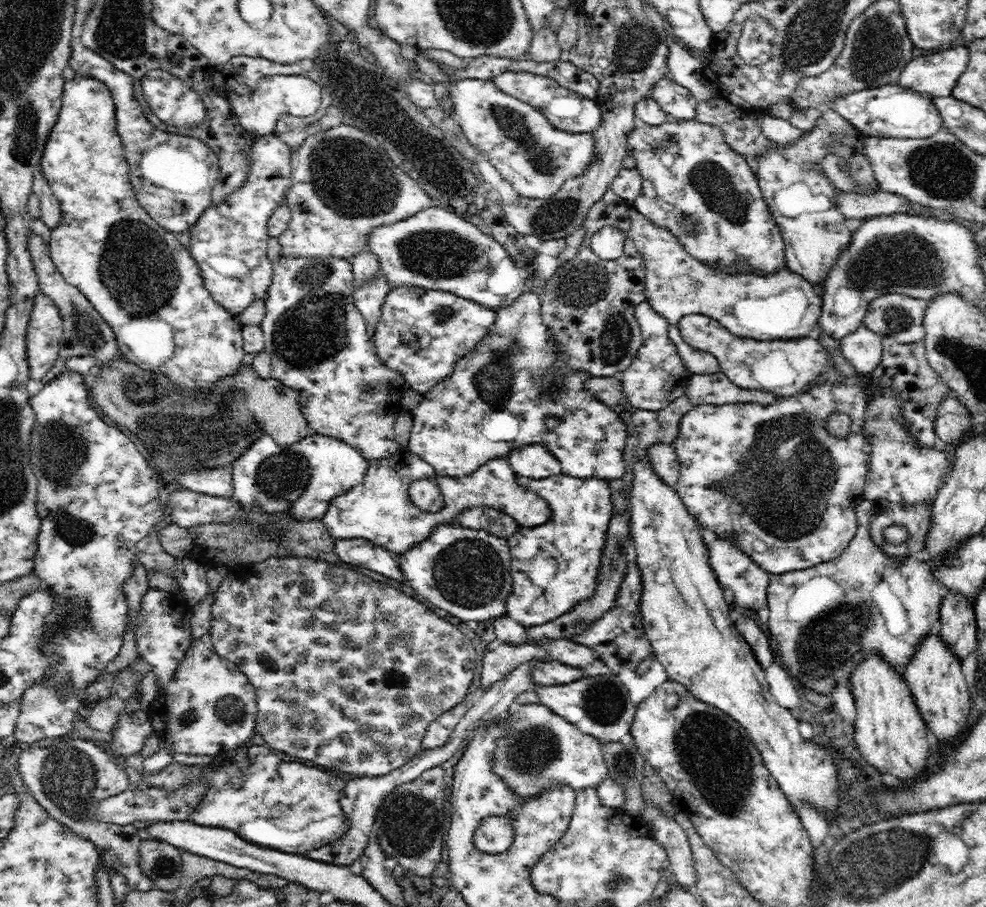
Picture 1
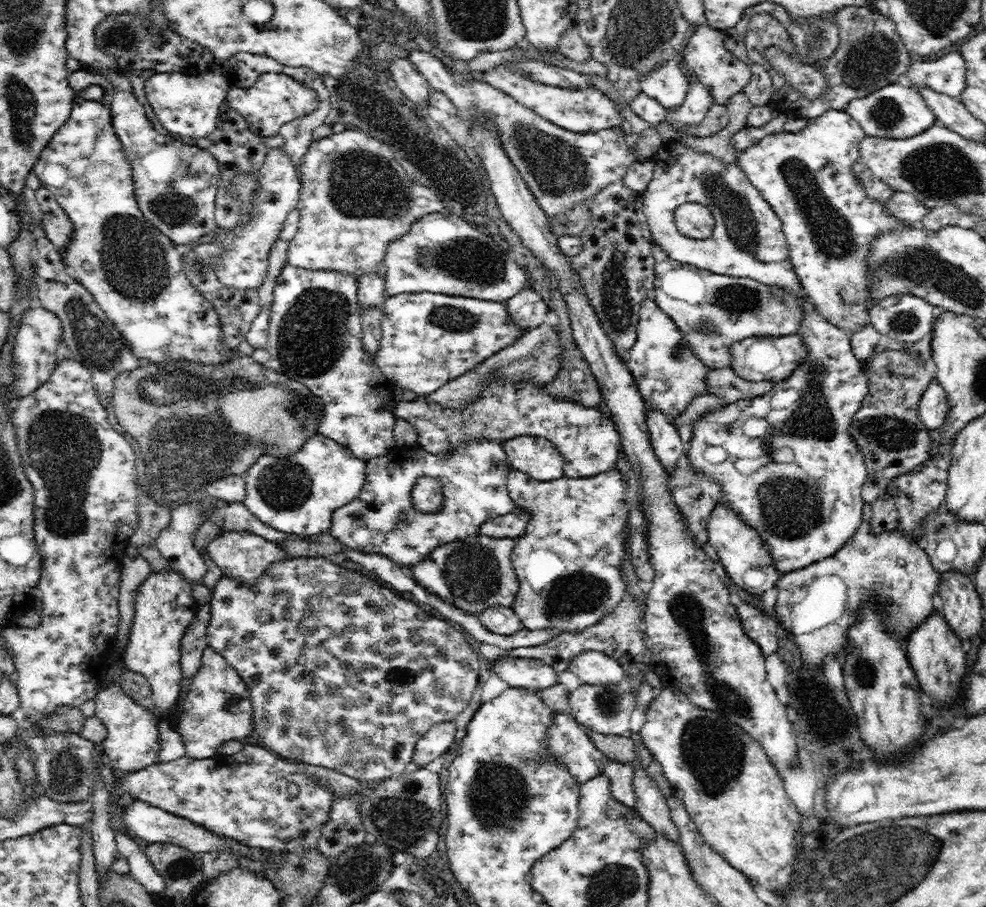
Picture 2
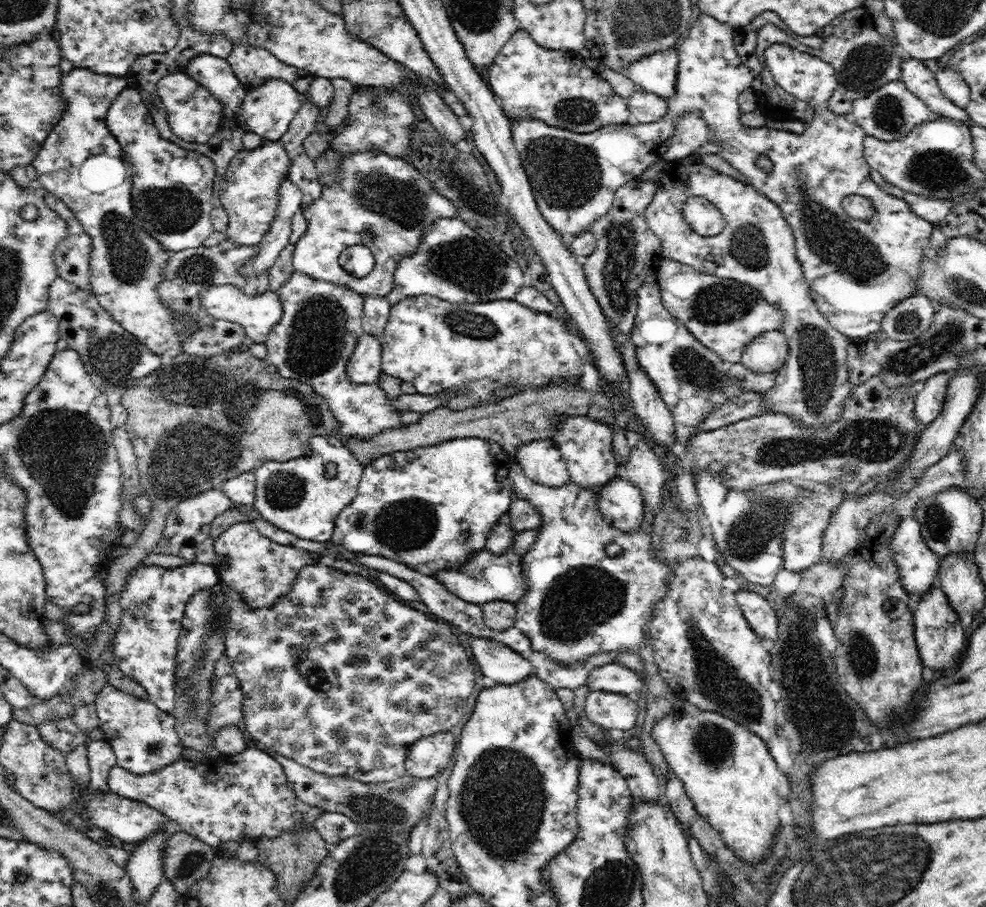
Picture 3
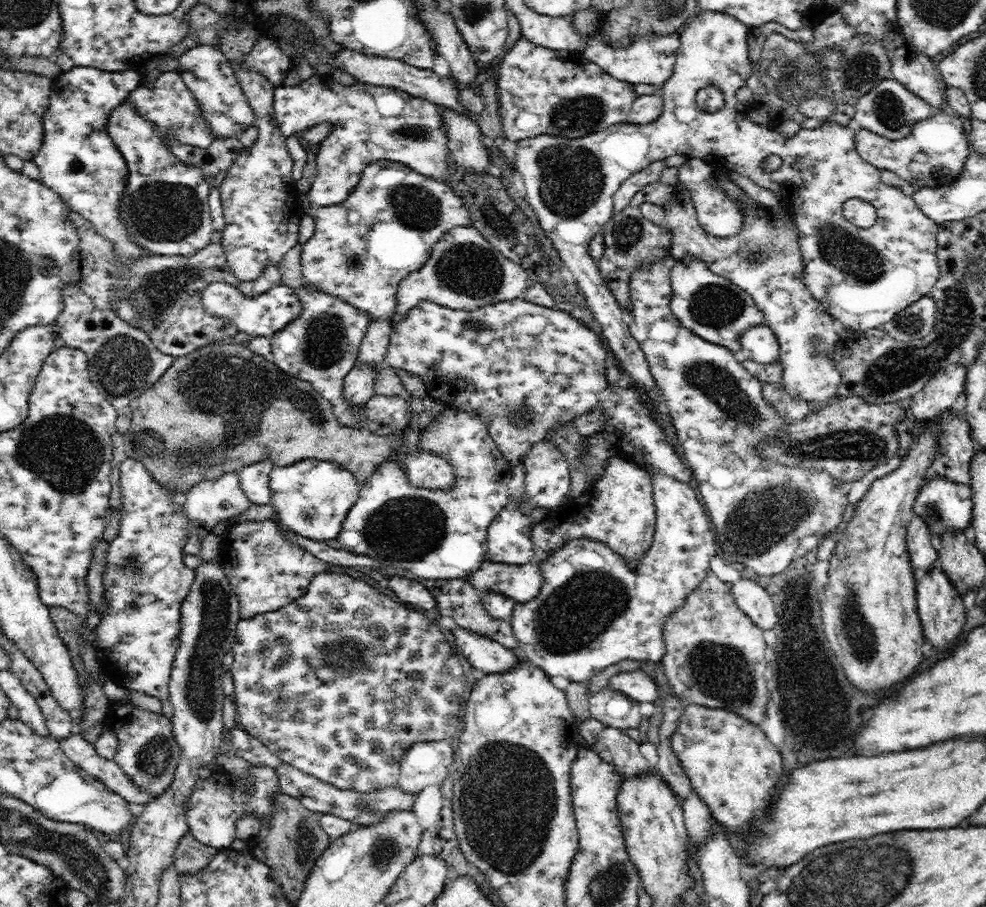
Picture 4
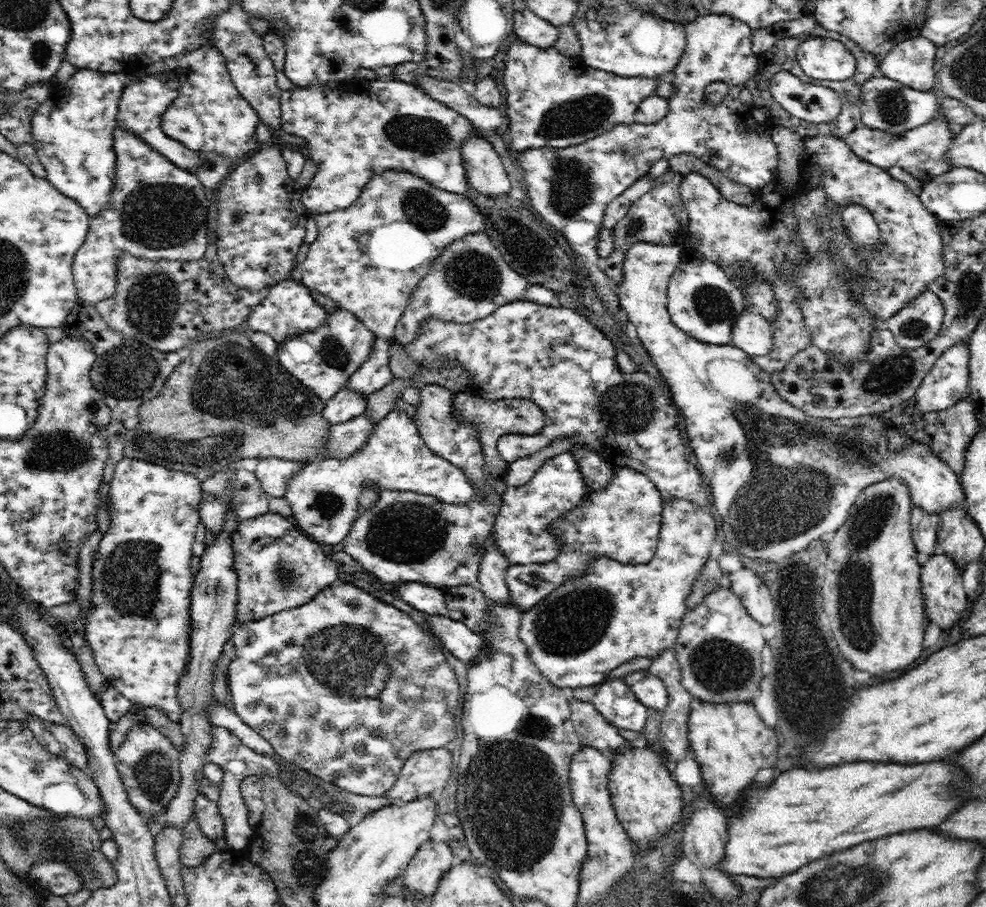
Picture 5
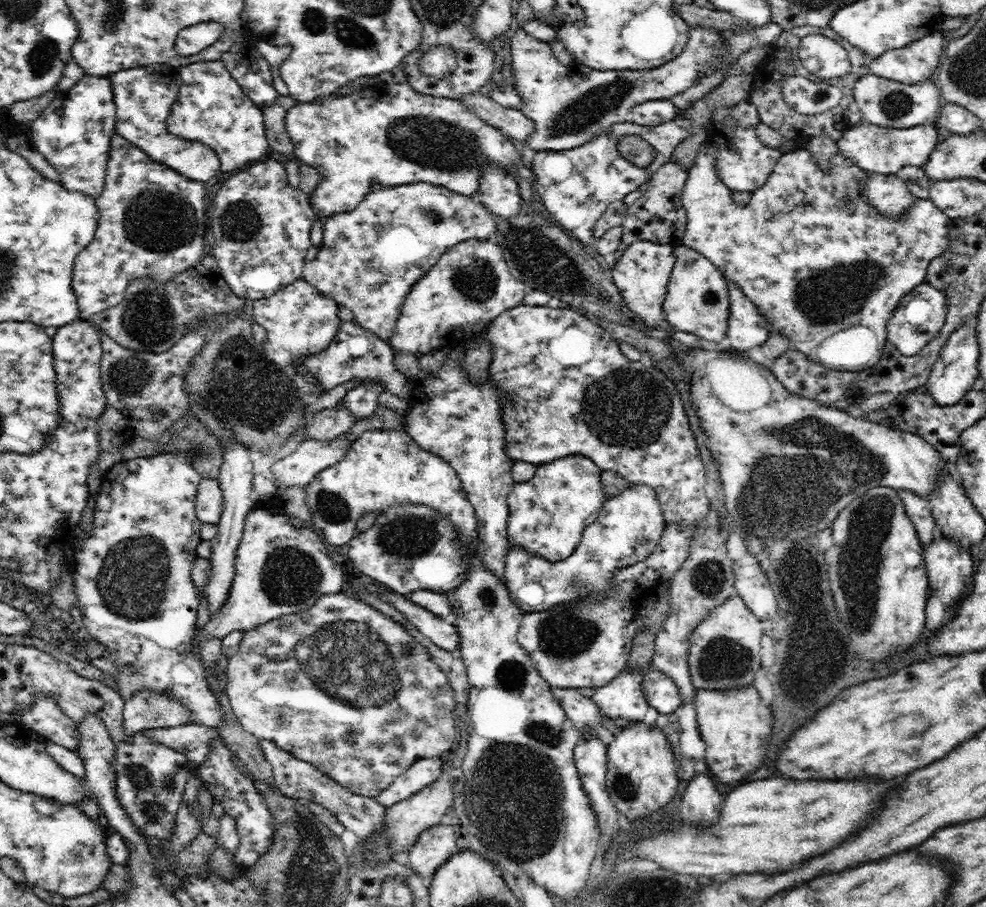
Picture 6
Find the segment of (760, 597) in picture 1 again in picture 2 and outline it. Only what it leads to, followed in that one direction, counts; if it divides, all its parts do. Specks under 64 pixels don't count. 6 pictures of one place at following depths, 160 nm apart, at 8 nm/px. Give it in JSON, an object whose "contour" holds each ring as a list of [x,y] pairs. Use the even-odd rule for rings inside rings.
{"contour":[[[715,503],[707,529],[707,543],[711,549],[717,552],[717,555],[720,557],[720,562],[732,584],[736,584],[754,595],[762,595],[775,586],[781,574],[774,567],[774,559],[770,555],[770,548],[764,543],[764,539],[758,536],[756,529],[750,527],[750,525],[742,522],[742,519],[738,518],[736,511],[732,511],[732,508],[726,507],[724,503]],[[750,568],[760,568],[766,574],[763,585],[758,589],[747,587],[742,579],[742,576],[746,574],[746,570],[750,570]]]}

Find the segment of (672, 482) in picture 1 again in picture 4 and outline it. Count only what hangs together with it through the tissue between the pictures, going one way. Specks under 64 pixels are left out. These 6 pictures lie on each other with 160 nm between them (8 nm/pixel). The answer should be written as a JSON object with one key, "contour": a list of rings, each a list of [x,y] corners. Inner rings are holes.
{"contour":[[[698,10],[697,15],[680,31],[680,46],[673,73],[660,90],[666,104],[663,106],[662,114],[654,122],[636,124],[628,121],[575,139],[538,134],[517,141],[514,170],[520,172],[523,177],[527,201],[536,212],[543,231],[550,237],[559,257],[578,282],[577,288],[586,298],[586,305],[603,329],[601,337],[610,345],[610,350],[614,351],[624,372],[630,374],[640,391],[647,392],[655,405],[658,399],[652,391],[654,378],[646,355],[639,342],[631,336],[629,319],[622,312],[622,307],[618,305],[614,294],[609,291],[600,273],[597,259],[588,252],[588,244],[614,214],[612,196],[622,186],[622,182],[628,180],[635,172],[648,168],[656,160],[665,160],[674,154],[684,154],[690,159],[705,160],[715,169],[743,174],[758,186],[778,193],[782,201],[784,196],[792,194],[792,202],[785,206],[791,212],[798,228],[805,286],[810,290],[812,297],[822,304],[826,314],[834,318],[838,327],[842,326],[854,334],[882,328],[897,312],[929,295],[940,275],[936,259],[938,223],[926,217],[918,208],[913,196],[906,195],[896,186],[882,182],[881,170],[866,162],[857,153],[856,133],[852,129],[847,125],[826,120],[819,128],[801,128],[798,134],[788,139],[775,128],[759,125],[748,117],[750,109],[746,109],[745,105],[738,102],[736,94],[738,89],[747,83],[754,70],[748,55],[749,29],[732,15]],[[708,85],[714,85],[724,93],[724,106],[713,113],[703,111],[696,104],[698,90]],[[770,154],[777,154],[782,159],[778,172],[767,173],[762,167],[762,162]],[[850,198],[859,198],[875,206],[877,221],[874,226],[860,228],[845,219],[843,204]]]}

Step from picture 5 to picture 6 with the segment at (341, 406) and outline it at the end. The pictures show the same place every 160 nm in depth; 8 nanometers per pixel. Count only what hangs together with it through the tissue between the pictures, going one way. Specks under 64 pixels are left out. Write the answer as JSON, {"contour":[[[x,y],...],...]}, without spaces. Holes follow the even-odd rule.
{"contour":[[[328,408],[307,416],[305,434],[307,438],[316,440],[332,440],[336,436],[349,432],[357,418],[348,408]]]}

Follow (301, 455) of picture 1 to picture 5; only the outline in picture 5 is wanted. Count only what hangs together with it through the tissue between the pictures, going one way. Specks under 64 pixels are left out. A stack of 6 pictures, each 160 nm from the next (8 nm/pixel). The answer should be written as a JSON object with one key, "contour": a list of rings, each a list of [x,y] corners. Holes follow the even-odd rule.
{"contour":[[[395,408],[374,427],[365,446],[348,458],[320,458],[308,462],[286,486],[284,497],[292,507],[292,519],[304,534],[328,549],[342,546],[346,534],[359,516],[359,496],[364,486],[413,491],[420,496],[434,496],[441,502],[466,504],[474,496],[474,487],[465,472],[449,460],[432,452],[406,412]]]}

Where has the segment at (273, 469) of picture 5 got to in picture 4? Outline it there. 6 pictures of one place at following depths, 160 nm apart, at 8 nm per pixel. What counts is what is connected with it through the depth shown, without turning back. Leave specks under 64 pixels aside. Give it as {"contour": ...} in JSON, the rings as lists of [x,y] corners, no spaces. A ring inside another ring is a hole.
{"contour":[[[262,459],[254,464],[243,468],[238,474],[240,479],[240,489],[244,491],[244,496],[249,501],[259,505],[265,505],[270,502],[270,472],[275,464],[272,459]]]}

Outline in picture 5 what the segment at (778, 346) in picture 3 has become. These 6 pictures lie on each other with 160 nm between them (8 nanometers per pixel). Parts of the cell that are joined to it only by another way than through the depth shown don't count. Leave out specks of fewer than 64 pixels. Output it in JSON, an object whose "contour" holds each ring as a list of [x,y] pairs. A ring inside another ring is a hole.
{"contour":[[[751,306],[746,307],[733,323],[731,344],[751,357],[767,355],[773,347],[774,330],[771,322]]]}

